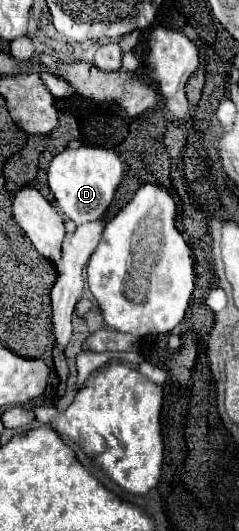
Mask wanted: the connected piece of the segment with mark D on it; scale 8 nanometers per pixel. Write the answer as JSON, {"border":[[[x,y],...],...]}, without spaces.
{"border":[[[78,147],[64,149],[48,165],[48,185],[56,197],[60,211],[74,223],[88,223],[102,217],[112,203],[114,191],[122,181],[122,161],[112,149]]]}

